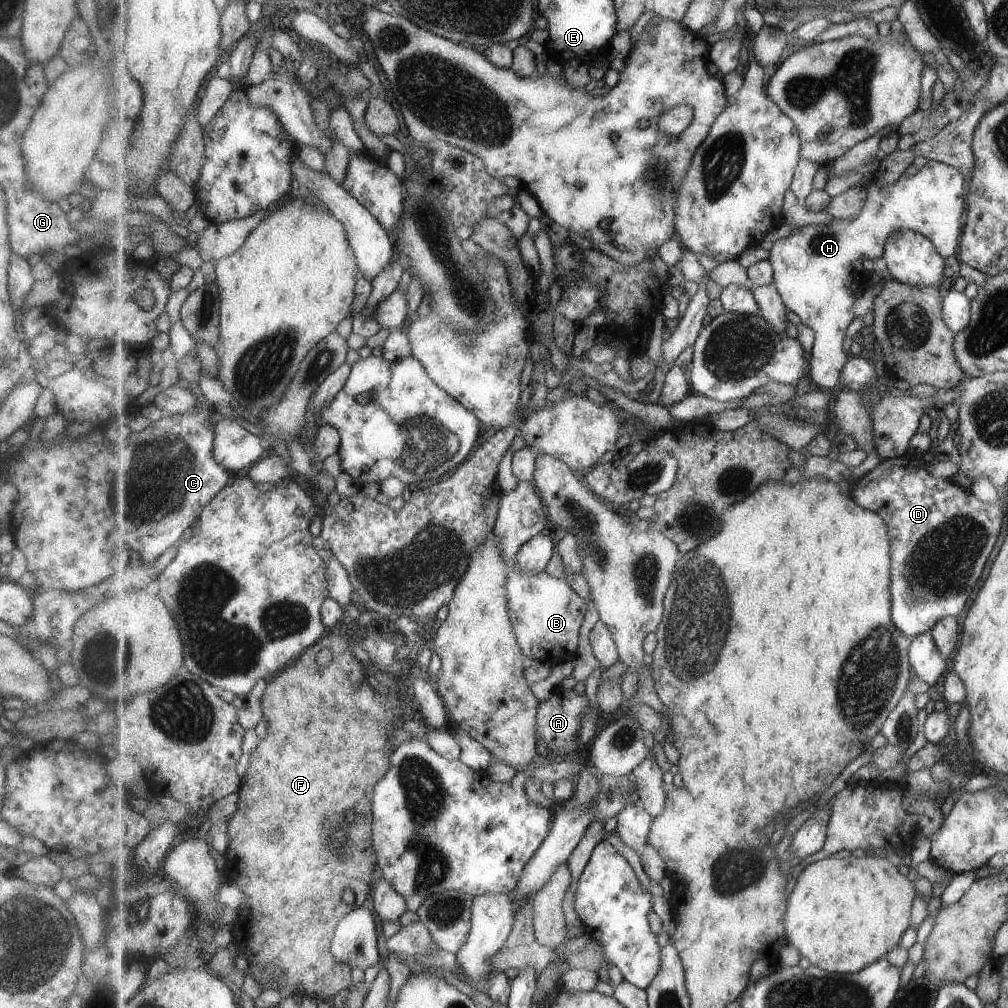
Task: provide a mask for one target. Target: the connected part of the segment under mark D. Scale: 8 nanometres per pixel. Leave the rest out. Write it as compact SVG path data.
M913 456L881 459L879 464L872 471L853 481L850 488L851 496L855 499L855 502L859 503L859 506L880 514L881 518L884 518L884 521L887 523L888 533L892 538L891 594L893 624L902 631L903 634L908 635L908 637L912 639L928 633L939 621L943 621L944 618L959 616L959 614L967 608L969 596L971 596L973 588L979 584L979 580L981 580L981 576L983 576L983 572L985 572L987 560L991 558L991 554L993 554L993 550L995 550L995 546L997 546L997 542L999 542L999 536L1001 536L1001 530L1003 530L1003 522L1005 522L1005 512L1003 512L1003 508L1001 508L1001 500L997 500L994 504L981 502L981 500L969 490L967 485L962 484L962 486L957 486L957 484L953 484L953 482L947 478L931 476L931 474L927 472L925 465L926 463L923 460L917 460Z

